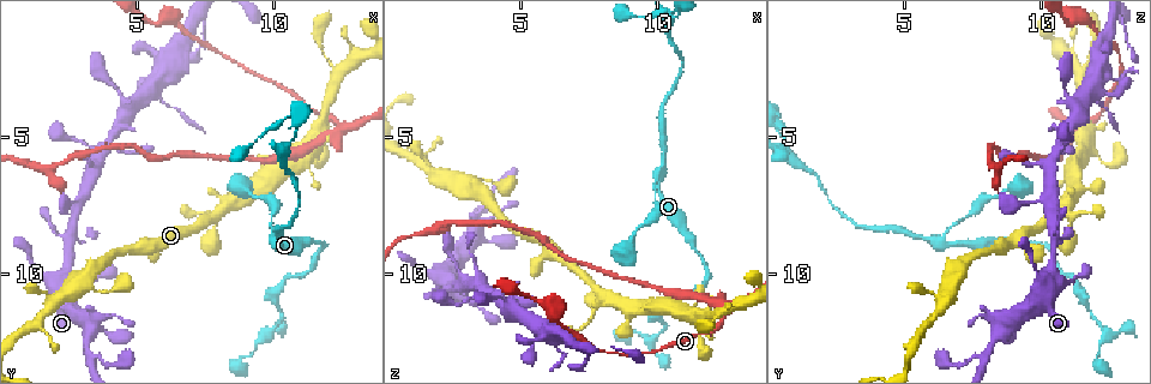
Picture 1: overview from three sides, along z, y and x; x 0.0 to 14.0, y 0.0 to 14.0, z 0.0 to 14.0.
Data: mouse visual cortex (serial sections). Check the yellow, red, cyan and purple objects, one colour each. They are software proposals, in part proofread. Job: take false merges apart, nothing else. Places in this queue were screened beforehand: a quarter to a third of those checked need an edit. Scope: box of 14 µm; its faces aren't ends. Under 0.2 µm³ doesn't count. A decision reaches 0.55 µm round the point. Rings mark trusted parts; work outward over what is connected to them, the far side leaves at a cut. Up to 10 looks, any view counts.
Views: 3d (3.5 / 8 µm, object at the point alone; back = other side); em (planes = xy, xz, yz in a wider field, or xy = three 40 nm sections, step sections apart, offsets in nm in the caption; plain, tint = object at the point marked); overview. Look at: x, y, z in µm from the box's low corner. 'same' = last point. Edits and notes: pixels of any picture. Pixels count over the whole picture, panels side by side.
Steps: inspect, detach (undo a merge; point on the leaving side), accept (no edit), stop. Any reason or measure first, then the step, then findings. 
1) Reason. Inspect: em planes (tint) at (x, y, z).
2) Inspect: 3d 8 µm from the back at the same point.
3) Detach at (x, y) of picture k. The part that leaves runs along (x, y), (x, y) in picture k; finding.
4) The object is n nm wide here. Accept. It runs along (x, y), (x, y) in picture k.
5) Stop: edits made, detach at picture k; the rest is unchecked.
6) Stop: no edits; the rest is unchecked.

Calibre changes. Inspect: 3d 8 µm at (3.4, 12.1, 8.4).

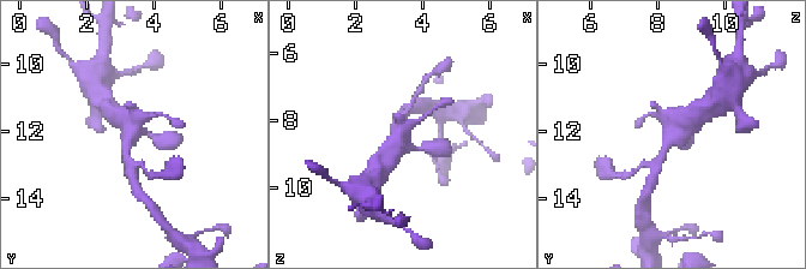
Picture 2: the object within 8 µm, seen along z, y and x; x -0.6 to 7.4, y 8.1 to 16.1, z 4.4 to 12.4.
Zoom in. Inspect: 3d 3.5 µm at (3.3, 12.2, 8.4).

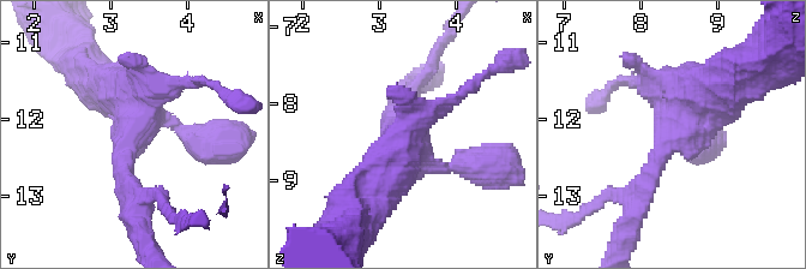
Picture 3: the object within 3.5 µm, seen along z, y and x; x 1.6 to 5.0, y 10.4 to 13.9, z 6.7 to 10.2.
Accept. It runs along (744, 79), (703, 91), (648, 179) in picture 3; continuous, no second cell.

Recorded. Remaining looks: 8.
Thick turns thin. Inspect: 3d 3.5 µm at (2.0, 11.2, 6.3).

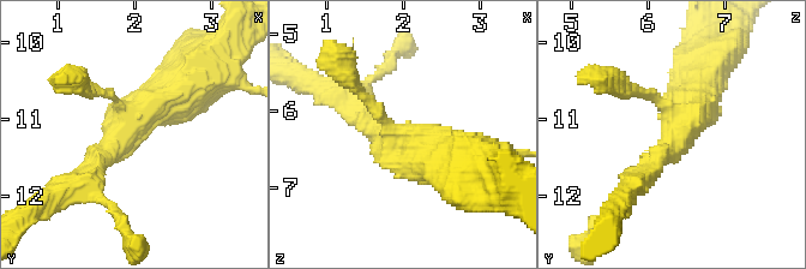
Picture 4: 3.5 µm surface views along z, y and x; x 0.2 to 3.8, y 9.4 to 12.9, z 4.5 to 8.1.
Inspect: em xy step 1 (tint) at (1.95, 11.15, 6.40).

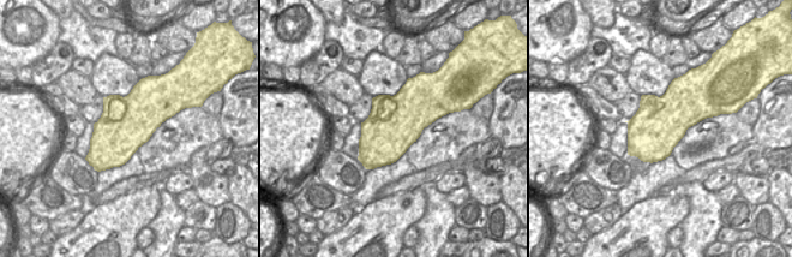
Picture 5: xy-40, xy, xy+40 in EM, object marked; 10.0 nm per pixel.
The object is 550 nm wide here. Accept. It runs along (192, 79), (151, 105), (82, 183) in picture 4; one cell here.

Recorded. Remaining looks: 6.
Sharp bend. Inspect: 3d 3.5 µm at (10.0, 8.9, 6.4).

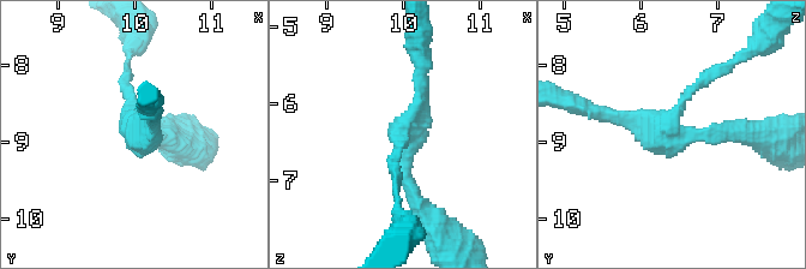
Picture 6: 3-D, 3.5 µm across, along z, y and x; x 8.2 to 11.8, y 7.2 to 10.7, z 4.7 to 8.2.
Need the tissue. Inspect: em xy step 3 (plain) at (10.05, 8.95, 6.45).

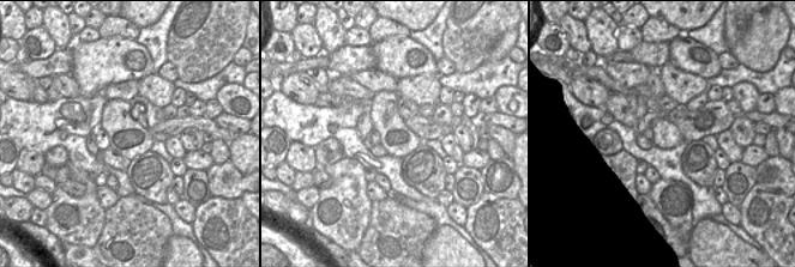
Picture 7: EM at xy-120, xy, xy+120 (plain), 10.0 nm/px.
With the object marked. Inspect: em xy step 3 (tint) at the same point.

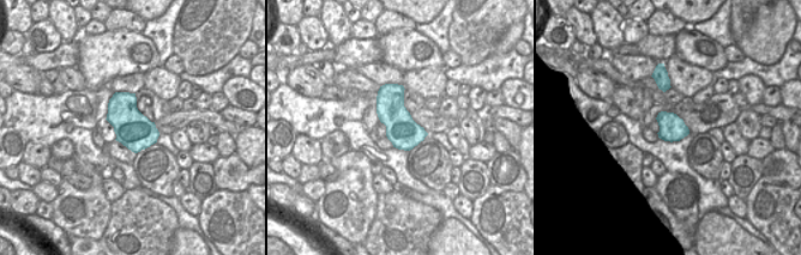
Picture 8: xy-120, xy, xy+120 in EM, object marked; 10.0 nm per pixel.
3 arms meet here. Accept. It runs along (746, 135), (654, 138), (602, 112) in picture 6; continuous, no second cell.

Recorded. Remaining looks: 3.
Inspect: 3d 3.5 µm at (12.5, 4.7, 11.3).

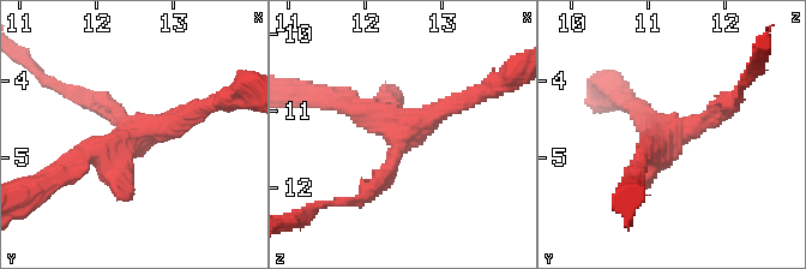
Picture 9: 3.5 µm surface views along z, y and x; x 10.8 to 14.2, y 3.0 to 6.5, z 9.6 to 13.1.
Inspect: em xy step 1 (tint) at (12.45, 4.70, 11.30).

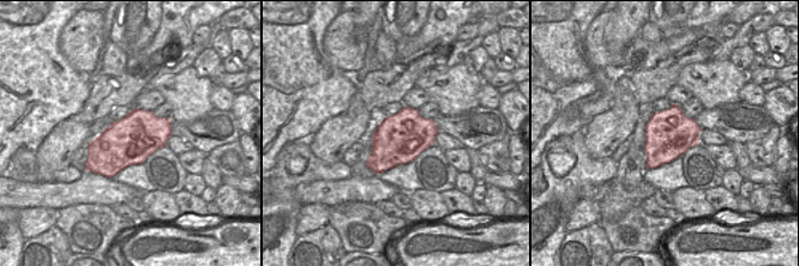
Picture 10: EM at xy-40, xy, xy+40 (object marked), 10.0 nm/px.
Accept. It runs along (729, 103), (637, 169) in picture 9; all the same cell.

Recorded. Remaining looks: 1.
Stop: no edits; the rest is unchecked.

